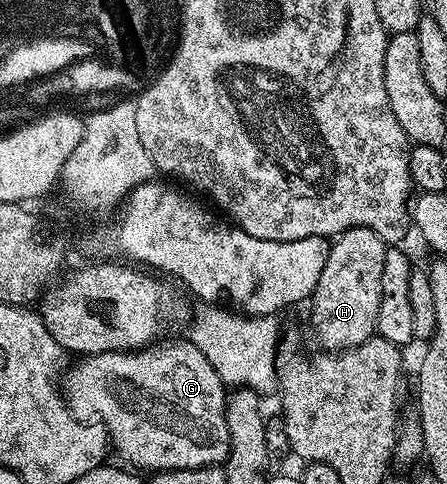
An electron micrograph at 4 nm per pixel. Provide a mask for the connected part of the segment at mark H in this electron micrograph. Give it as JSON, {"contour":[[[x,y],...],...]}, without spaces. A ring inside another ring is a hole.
{"contour":[[[349,228],[331,242],[329,260],[325,260],[325,272],[321,272],[321,280],[317,280],[317,288],[311,293],[311,326],[315,329],[315,338],[322,349],[327,352],[348,350],[375,334],[377,324],[377,308],[381,304],[381,272],[385,272],[385,256],[389,249],[377,232],[369,228]]]}

